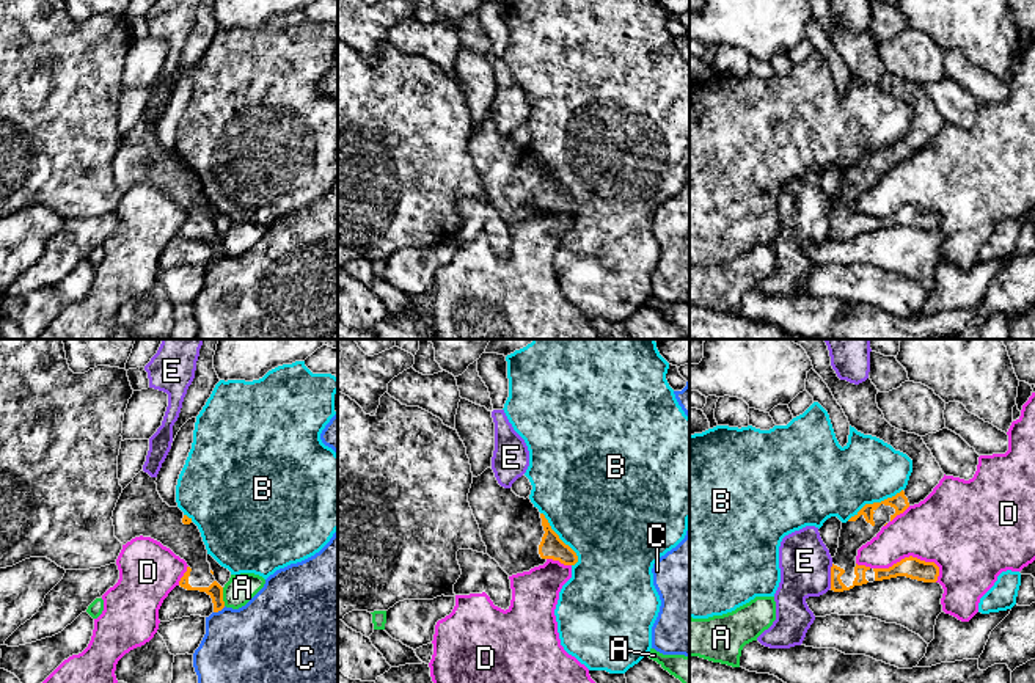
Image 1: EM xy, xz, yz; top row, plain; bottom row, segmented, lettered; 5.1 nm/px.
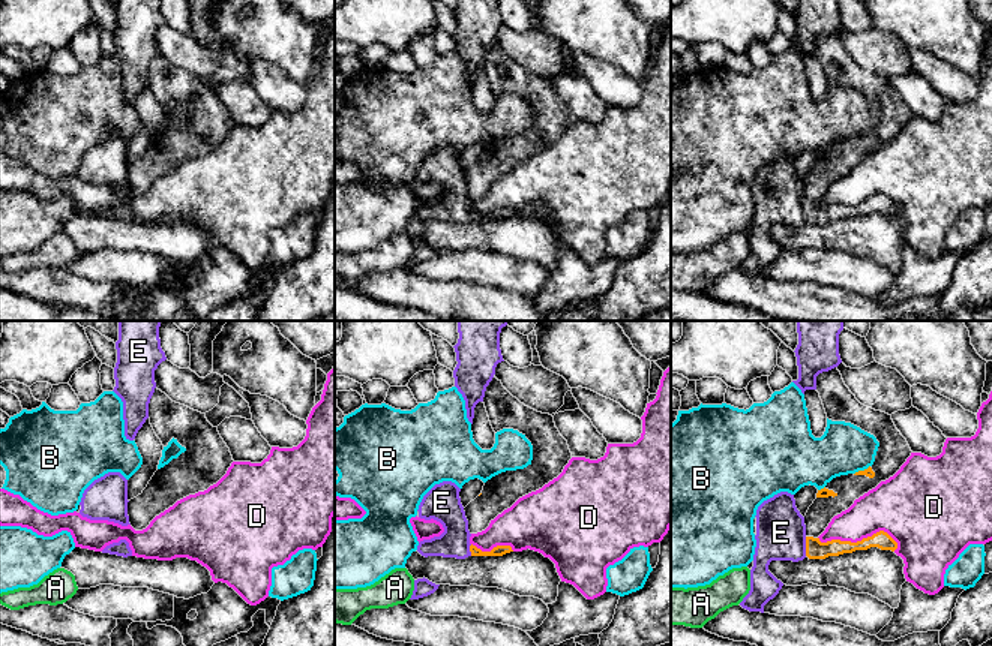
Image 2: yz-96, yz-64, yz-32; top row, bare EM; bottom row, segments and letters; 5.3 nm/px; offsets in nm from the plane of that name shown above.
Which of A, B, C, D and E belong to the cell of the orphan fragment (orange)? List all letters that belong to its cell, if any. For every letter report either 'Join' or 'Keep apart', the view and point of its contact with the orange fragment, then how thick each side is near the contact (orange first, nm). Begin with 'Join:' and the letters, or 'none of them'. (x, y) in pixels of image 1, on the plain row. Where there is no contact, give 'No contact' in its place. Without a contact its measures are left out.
Join: none of them
A: Keep apart. Touches orange at xy (222, 245). Thickness 80 nm (orange) against 150 nm
B: Keep apart. Touches orange at xz (559, 187). Thickness 120 nm (orange) against 480 nm
C: Keep apart. Touches orange at xy (219, 258). Thickness 80 nm (orange) against 440 nm
D: Keep apart. Touches orange at yz (910, 204). Thickness 110 nm (orange) against 380 nm
E: Keep apart. Touches orange at yz (831, 225). Thickness 60 nm (orange) against 260 nm

